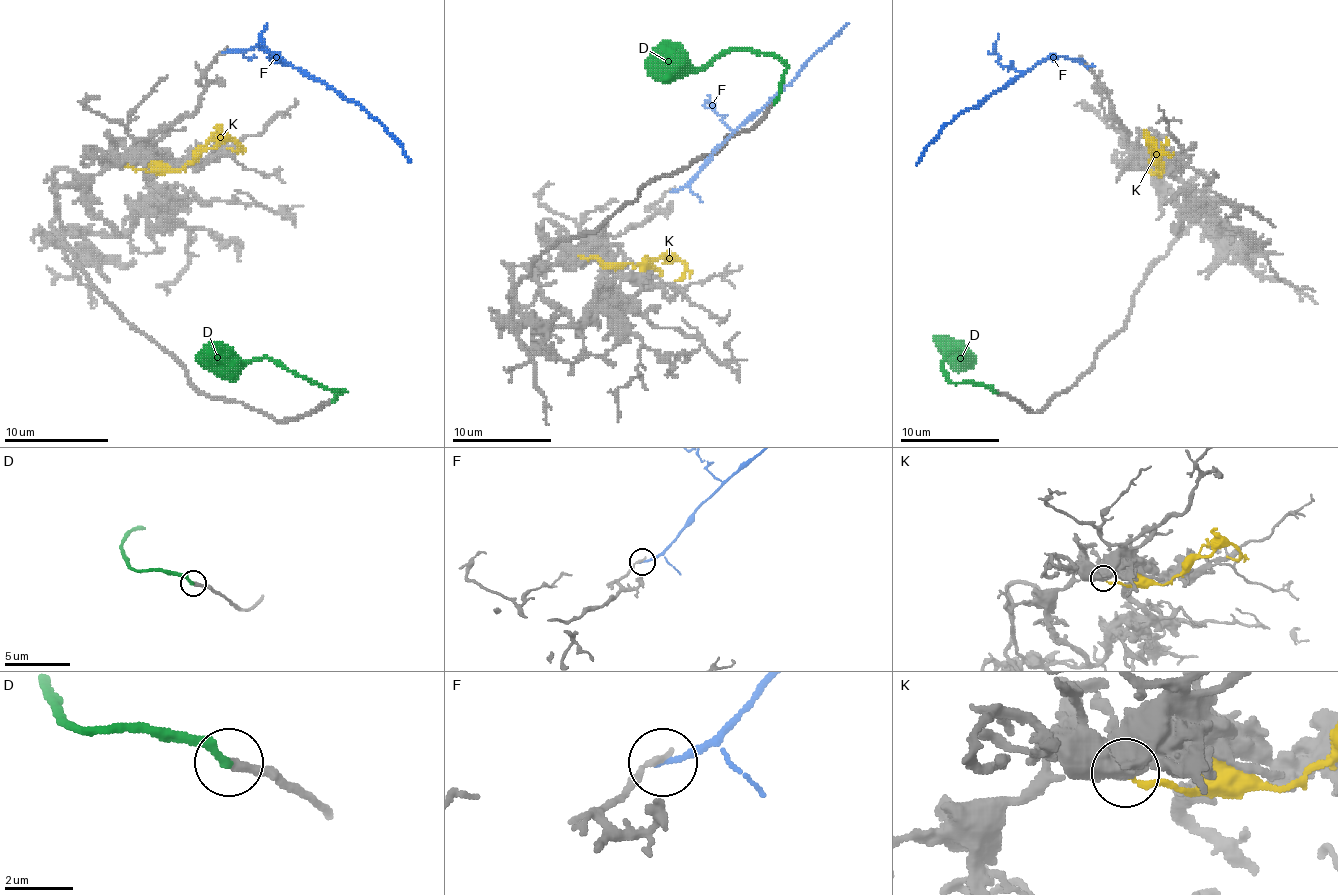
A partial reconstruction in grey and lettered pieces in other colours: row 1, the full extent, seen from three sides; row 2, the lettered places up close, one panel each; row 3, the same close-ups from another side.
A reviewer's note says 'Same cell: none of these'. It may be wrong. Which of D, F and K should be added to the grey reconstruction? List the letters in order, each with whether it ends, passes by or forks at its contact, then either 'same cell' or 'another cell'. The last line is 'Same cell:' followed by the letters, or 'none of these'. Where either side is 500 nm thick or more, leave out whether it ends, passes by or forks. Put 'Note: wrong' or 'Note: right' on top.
Note: wrong
D: it ends there; same cell
F: it ends there; another cell
K: it ends there; another cell
Same cell: D

